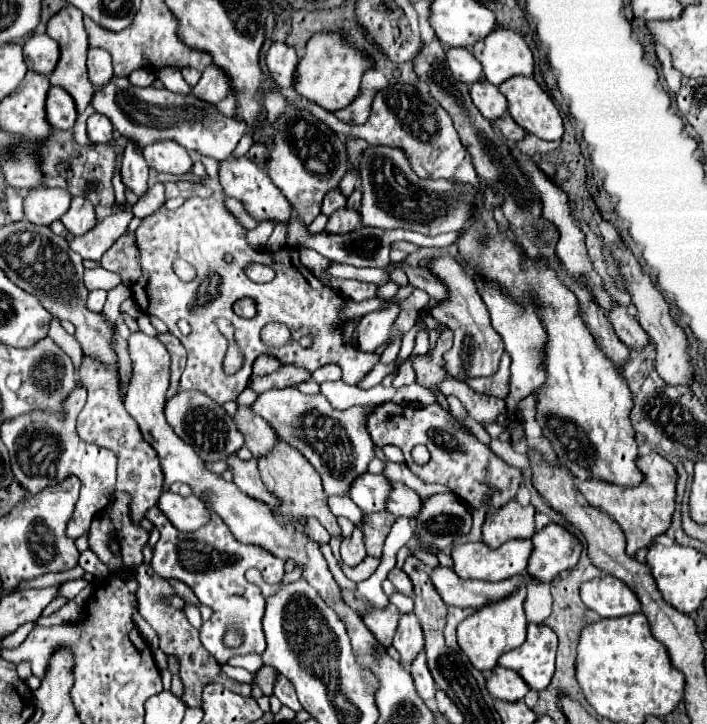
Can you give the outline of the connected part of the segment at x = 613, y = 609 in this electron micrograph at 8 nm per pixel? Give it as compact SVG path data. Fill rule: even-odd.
M608 574L582 584L580 596L582 602L590 610L598 612L602 618L616 618L640 612L640 604L634 592L630 592L630 588L622 584L622 580Z

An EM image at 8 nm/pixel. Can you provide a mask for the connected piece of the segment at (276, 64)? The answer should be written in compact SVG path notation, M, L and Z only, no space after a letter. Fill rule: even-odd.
M276 42L270 46L270 50L266 54L266 62L268 62L268 68L270 68L276 84L282 90L292 90L294 88L294 76L298 70L298 62L300 62L296 50L282 44L282 42Z

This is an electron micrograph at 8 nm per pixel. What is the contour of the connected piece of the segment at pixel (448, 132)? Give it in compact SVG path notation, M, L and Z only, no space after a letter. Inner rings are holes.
M392 84L384 90L380 90L374 98L372 114L370 114L368 122L362 126L346 124L346 122L338 120L332 112L326 112L324 108L318 108L314 102L306 102L304 98L286 96L286 102L314 114L332 132L336 132L338 138L344 138L344 140L362 138L372 146L382 144L382 146L402 148L412 164L412 170L420 178L448 178L448 180L468 182L468 184L478 186L478 176L476 176L476 170L472 166L470 154L462 146L462 142L452 126L450 116L442 110L442 106L430 94L420 94L410 84Z

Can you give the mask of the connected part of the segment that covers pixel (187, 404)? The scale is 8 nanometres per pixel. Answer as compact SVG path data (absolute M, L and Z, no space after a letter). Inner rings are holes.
M198 390L176 392L176 396L166 402L166 420L172 430L182 440L186 440L186 444L190 444L194 452L206 462L216 462L234 456L244 446L244 438L238 432L232 416L228 416L220 404L214 404L214 400L210 400Z

